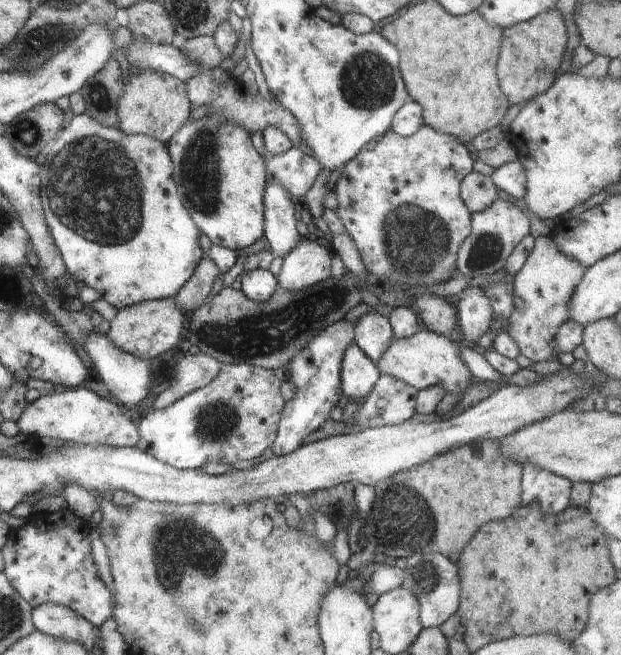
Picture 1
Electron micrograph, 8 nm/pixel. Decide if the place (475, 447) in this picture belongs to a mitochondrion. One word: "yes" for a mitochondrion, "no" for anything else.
no

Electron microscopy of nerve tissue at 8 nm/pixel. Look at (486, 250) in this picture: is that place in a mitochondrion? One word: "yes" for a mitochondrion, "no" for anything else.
yes

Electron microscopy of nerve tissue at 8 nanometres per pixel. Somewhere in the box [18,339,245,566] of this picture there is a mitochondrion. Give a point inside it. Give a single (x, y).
(218, 421)

